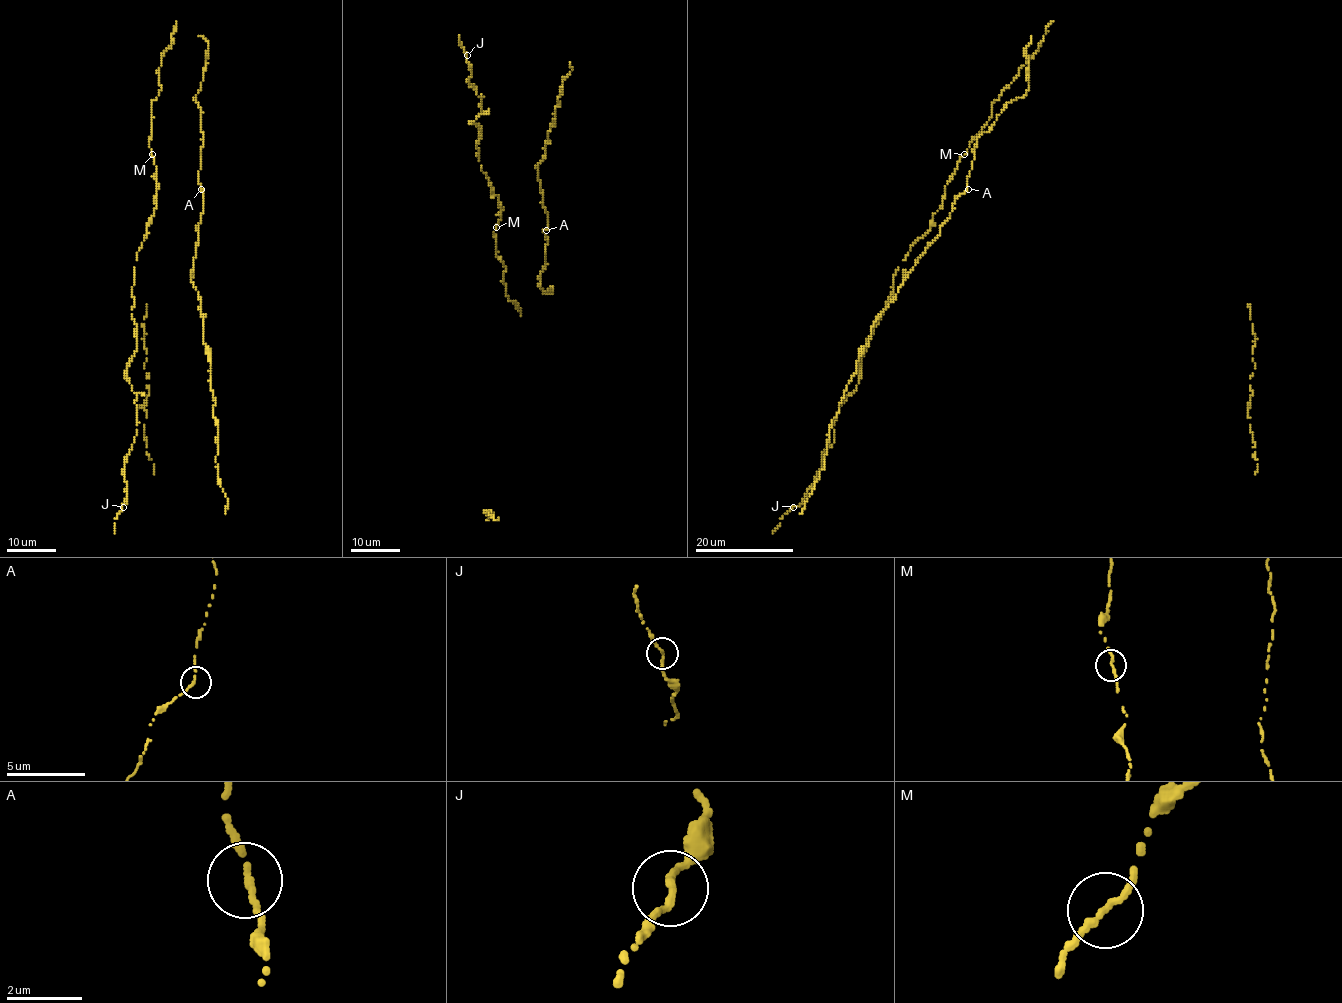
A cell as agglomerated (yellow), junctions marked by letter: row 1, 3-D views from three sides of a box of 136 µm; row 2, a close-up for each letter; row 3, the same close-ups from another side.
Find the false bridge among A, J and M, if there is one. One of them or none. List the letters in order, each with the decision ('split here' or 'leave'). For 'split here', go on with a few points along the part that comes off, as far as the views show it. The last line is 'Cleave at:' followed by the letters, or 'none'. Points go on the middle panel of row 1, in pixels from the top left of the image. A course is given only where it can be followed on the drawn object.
A: leave
J: leave
M: leave
Cleave at: none

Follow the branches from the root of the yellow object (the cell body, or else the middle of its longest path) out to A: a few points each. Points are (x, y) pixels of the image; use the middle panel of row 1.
A: (542, 294), (553, 292), (553, 288), (545, 292), (538, 278), (547, 263), (547, 238), (542, 233), (546, 230)

